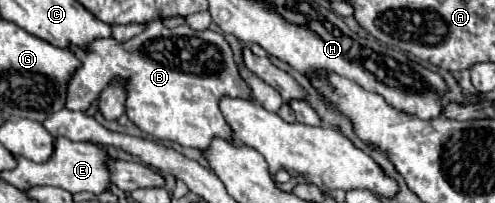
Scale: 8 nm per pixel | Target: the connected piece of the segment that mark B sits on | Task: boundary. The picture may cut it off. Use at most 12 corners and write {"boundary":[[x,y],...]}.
{"boundary":[[150,21],[72,51],[66,109],[114,77],[160,141],[230,139],[218,99],[252,101],[222,33]]}

